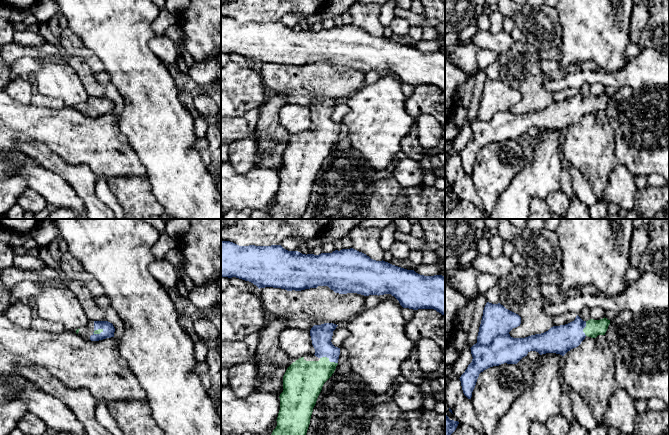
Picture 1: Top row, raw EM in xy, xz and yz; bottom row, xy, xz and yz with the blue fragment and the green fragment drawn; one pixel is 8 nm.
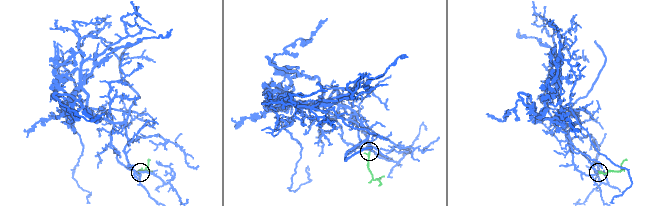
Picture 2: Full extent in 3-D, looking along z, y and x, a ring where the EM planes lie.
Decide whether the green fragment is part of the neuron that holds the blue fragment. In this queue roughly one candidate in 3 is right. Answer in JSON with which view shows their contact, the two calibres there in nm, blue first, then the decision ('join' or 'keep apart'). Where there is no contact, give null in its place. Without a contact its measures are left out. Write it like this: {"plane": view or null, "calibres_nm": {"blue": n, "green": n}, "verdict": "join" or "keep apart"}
{"plane": "xz", "calibres_nm": {"blue": 180, "green": 300}, "verdict": "join"}

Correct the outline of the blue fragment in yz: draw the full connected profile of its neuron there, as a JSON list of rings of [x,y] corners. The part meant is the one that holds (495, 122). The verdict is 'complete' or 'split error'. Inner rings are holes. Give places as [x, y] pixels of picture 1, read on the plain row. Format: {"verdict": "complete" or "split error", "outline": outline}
{"verdict": "split error", "outline": [[[487,78],[479,103],[477,119],[471,125],[472,138],[459,154],[464,171],[471,175],[479,150],[501,140],[517,140],[530,127],[540,131],[556,129],[564,132],[578,123],[586,112],[596,114],[605,111],[610,96],[590,95],[583,97],[578,91],[575,96],[548,107],[525,114],[513,114],[509,108],[521,100],[521,93],[500,79]]]}

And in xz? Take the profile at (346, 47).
{"verdict": "complete", "outline": [[[221,17],[221,53],[249,57],[259,65],[281,64],[301,67],[328,62],[335,69],[357,69],[364,72],[391,70],[403,84],[434,85],[445,92],[445,52],[424,52],[385,37],[376,37],[353,24],[332,29],[302,30],[288,27],[281,21],[239,22]]]}

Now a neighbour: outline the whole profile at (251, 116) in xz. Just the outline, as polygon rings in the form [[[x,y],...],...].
[[[259,108],[251,109],[244,114],[244,118],[247,120],[250,129],[255,129],[258,124]]]

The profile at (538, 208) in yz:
[[[533,198],[531,200],[528,219],[552,219],[546,200],[538,198]]]

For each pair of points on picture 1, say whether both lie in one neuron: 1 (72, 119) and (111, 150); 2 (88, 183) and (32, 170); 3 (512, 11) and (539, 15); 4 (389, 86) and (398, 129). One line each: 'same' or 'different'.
1: same
2: different
3: same
4: same

